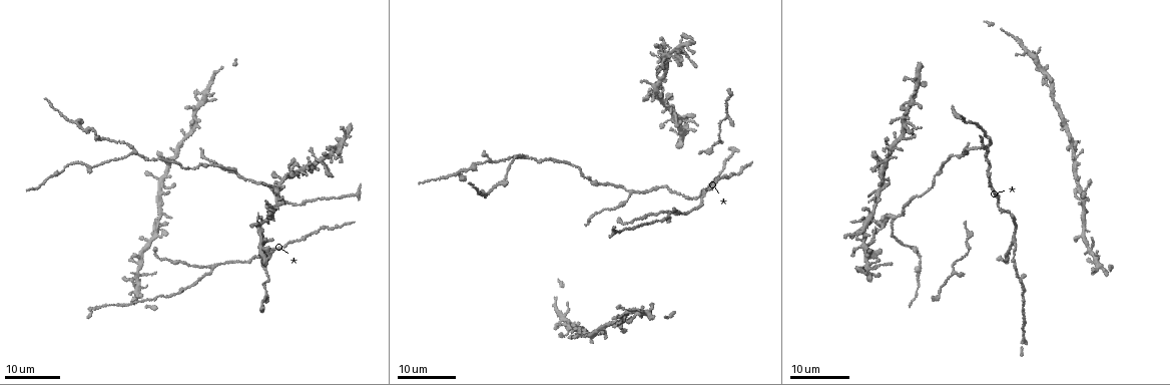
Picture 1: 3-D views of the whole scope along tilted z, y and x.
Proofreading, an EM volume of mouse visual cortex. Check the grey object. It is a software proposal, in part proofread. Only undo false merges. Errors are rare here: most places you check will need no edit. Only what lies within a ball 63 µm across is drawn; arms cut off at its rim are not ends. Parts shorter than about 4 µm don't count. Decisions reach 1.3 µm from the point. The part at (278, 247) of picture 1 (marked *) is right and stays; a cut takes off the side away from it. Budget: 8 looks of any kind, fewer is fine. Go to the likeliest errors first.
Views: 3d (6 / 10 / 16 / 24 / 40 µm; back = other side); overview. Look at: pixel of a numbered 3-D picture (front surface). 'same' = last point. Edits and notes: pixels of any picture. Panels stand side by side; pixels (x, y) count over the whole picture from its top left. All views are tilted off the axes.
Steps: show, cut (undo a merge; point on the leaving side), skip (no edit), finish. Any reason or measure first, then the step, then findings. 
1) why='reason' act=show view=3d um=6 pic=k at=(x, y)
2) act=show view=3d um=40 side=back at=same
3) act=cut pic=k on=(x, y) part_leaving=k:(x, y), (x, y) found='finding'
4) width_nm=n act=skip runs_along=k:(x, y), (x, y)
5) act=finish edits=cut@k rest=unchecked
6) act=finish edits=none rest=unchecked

why='three-way junction' act=show view=3d um=16 pic=1 at=(628, 194)

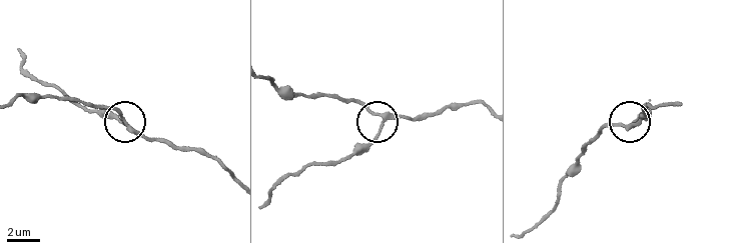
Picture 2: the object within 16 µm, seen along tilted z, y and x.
act=show view=3d um=6 pic=2 at=(383, 123)

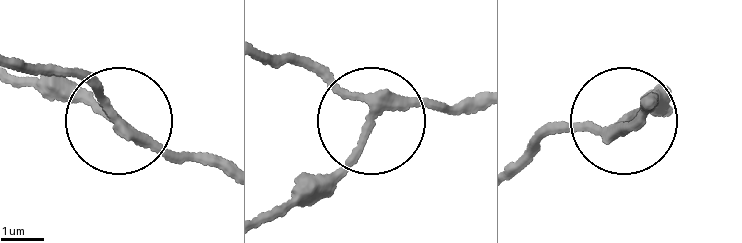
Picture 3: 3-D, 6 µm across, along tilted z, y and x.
act=skip runs_along=3:(473, 94), (381, 109), (340, 175), (304, 205) found='all the same neuron'

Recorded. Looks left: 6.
why='two arms in line, one across' act=show view=3d um=16 pic=1 at=(1014, 245)

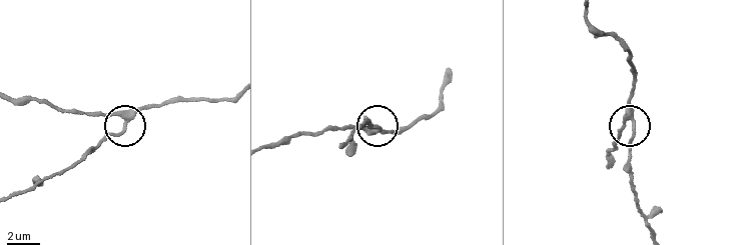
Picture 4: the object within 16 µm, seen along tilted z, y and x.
act=show view=3d um=10 pic=4 at=(125, 120)

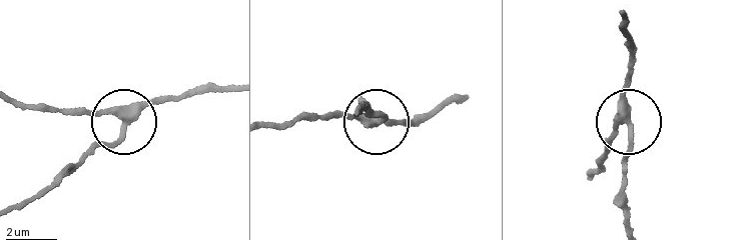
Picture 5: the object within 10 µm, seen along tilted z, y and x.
act=skip runs_along=5:(620, 19), (631, 48), (623, 85), (626, 117), (596, 157) found='one neuron here'

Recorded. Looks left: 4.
why='four or more arms meet' act=show view=3d um=24 pic=1 at=(866, 244)

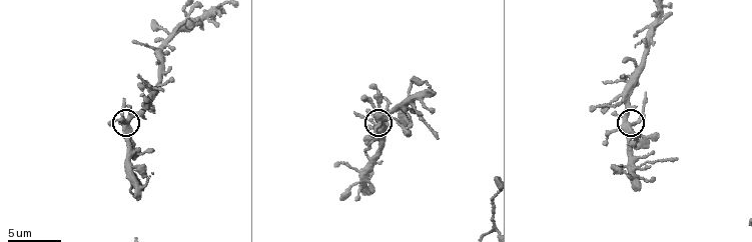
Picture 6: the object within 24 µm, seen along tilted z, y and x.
act=show view=3d um=6 pic=6 at=(630, 125)

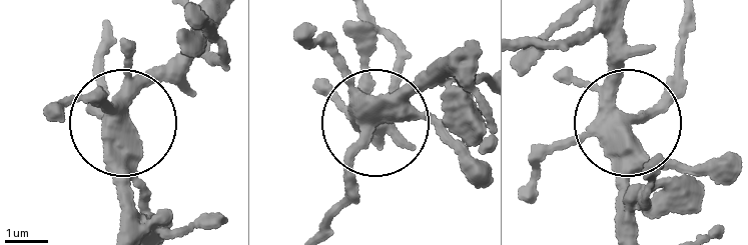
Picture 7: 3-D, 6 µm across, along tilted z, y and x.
act=skip runs_along=7:(619, 20), (614, 94), (624, 116), (682, 70) found='one neuron here'

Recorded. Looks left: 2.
act=show view=3d um=16 pic=1 at=(525, 158)

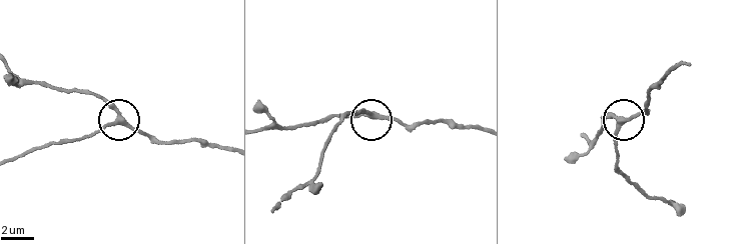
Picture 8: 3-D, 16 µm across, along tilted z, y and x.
act=show view=3d um=6 pic=8 at=(370, 116)

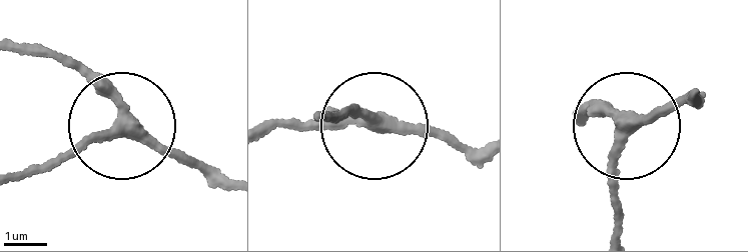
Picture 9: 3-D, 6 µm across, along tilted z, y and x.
arms=3 act=skip found='one neuron here'

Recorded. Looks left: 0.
act=finish edits=none rest=unchecked

